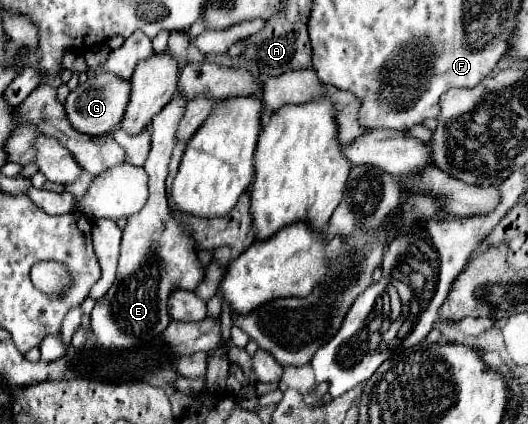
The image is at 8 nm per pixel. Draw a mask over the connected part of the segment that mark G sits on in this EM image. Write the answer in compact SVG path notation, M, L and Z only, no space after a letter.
M107 43L95 45L95 49L85 51L85 63L87 63L87 69L91 69L91 77L81 87L71 91L65 101L65 111L67 111L69 123L77 131L81 131L85 135L93 135L93 137L107 135L109 131L119 127L119 121L123 119L127 101L131 95L131 81L123 81L121 77L115 77L113 73L107 73L103 69L103 61L107 61L109 53L111 53L111 49L107 47Z

